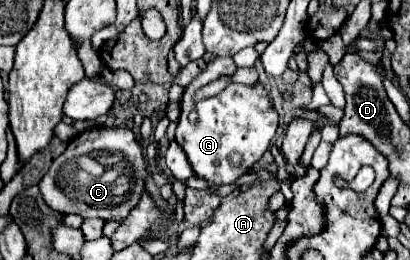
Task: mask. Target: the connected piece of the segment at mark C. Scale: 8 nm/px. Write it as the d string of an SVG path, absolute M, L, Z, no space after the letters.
M97 126L77 134L67 150L51 164L39 182L39 192L49 208L61 214L79 214L81 218L125 220L145 194L149 178L141 144L131 128Z

